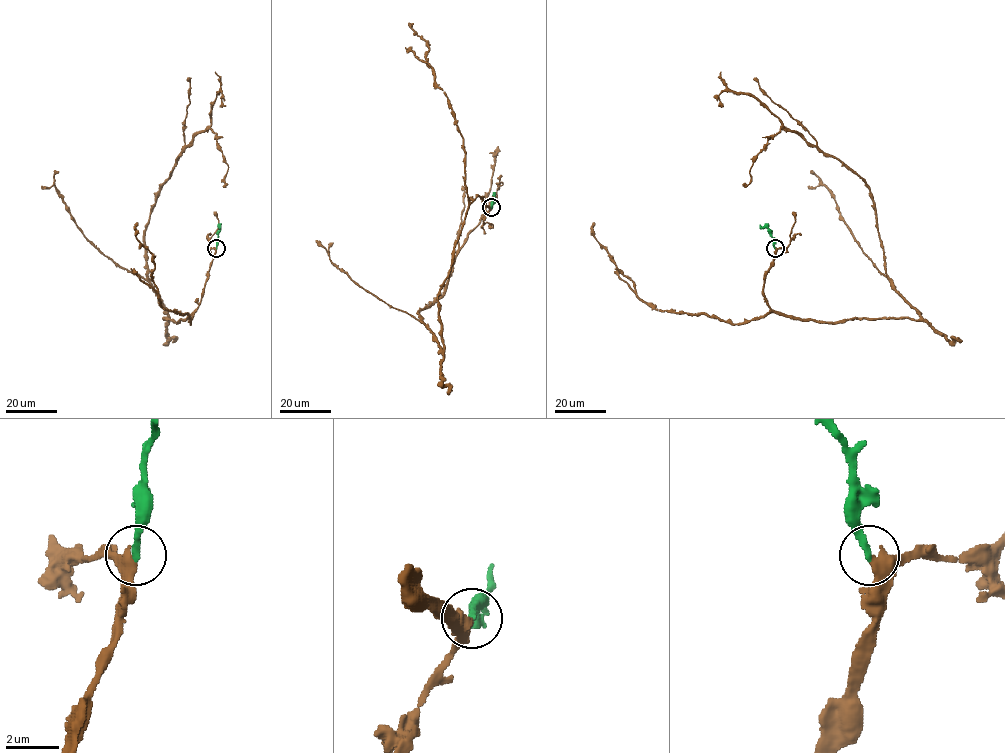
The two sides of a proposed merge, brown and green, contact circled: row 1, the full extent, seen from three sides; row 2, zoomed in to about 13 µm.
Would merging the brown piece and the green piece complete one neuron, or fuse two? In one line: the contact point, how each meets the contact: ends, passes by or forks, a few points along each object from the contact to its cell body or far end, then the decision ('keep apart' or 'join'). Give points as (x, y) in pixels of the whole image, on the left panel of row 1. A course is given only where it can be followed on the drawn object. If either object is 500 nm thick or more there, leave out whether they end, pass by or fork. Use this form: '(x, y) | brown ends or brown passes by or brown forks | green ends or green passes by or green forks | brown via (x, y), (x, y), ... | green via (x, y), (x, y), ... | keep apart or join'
(216, 248) | brown passes by | green ends | brown via (216, 249), (200, 304), (163, 318), (148, 274), (151, 207), (221, 91), (219, 107) | green via (216, 248), (220, 224) | join

